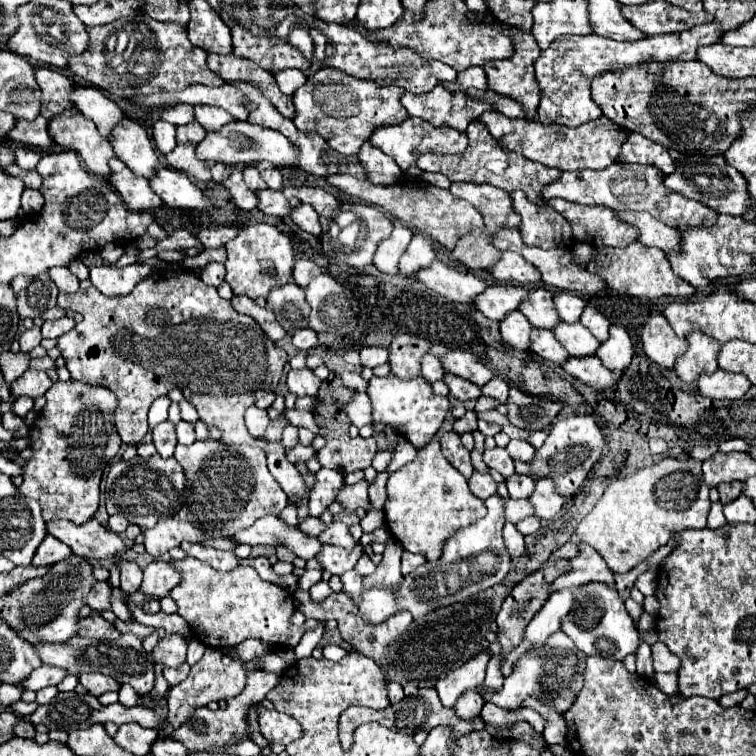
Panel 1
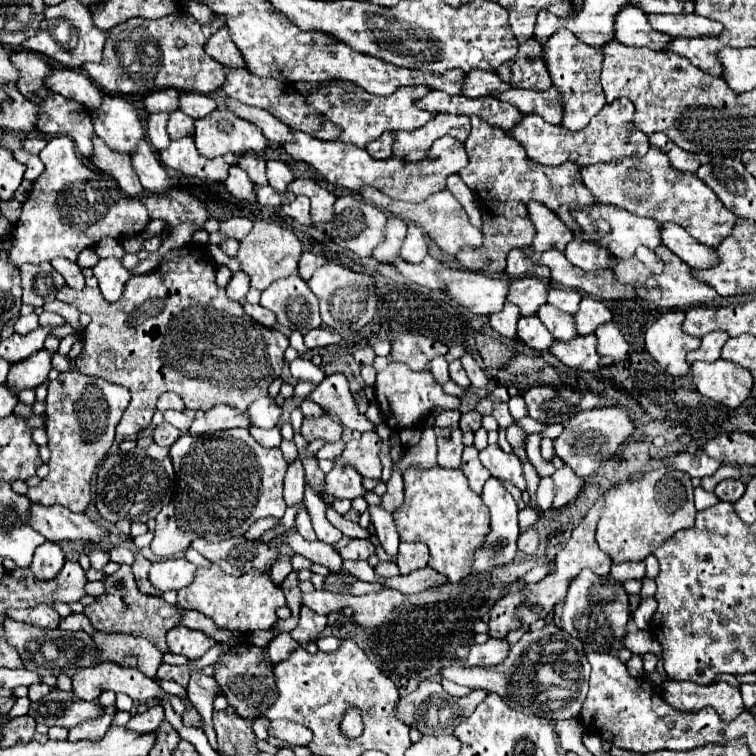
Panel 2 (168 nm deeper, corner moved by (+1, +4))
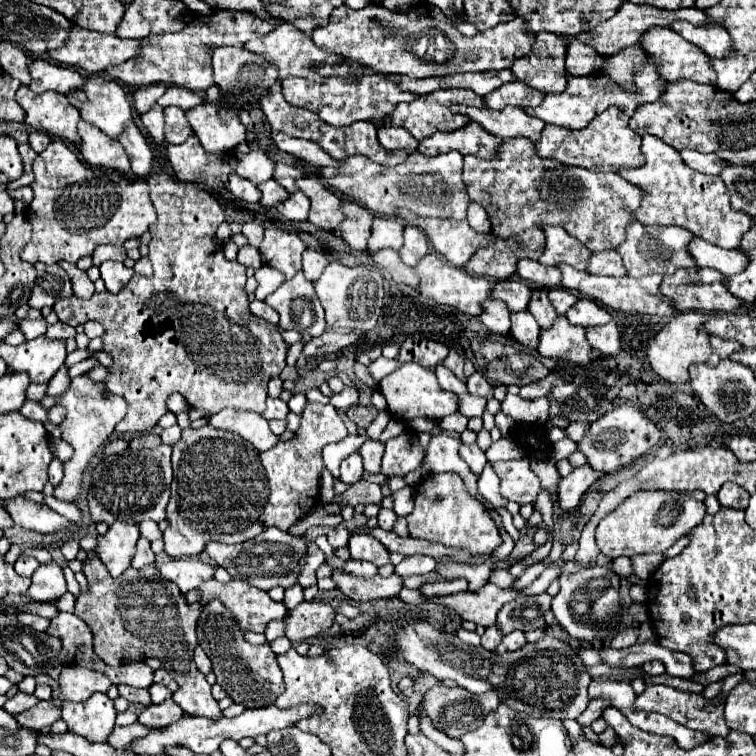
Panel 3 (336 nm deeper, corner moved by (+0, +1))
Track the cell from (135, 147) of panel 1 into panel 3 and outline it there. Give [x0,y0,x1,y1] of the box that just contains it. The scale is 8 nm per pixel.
[67,77,133,139]

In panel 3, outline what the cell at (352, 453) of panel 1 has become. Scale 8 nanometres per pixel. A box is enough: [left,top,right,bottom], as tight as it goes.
[359,441,385,473]

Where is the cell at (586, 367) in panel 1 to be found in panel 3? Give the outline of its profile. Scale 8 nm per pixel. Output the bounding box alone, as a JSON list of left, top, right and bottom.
[537,315,591,365]

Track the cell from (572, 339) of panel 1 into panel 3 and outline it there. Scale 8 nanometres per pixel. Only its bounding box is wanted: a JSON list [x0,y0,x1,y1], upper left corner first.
[527,289,557,327]

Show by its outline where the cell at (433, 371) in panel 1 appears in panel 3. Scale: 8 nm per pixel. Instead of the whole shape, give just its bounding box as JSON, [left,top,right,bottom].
[437,365,467,395]

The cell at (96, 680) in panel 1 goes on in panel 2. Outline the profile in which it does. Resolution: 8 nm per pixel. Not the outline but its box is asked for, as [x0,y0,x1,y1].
[72,662,186,716]

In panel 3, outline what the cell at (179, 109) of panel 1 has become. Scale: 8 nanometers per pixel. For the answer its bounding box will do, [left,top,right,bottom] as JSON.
[133,85,165,113]

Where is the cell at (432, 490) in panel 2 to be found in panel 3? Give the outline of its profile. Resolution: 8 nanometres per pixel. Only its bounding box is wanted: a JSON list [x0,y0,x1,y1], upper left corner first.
[407,473,503,555]

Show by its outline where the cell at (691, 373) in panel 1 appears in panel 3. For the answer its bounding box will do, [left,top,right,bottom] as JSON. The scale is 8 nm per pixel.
[707,335,741,367]

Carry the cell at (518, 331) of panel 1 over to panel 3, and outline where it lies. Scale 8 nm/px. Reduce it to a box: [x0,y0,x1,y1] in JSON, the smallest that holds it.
[477,299,511,335]

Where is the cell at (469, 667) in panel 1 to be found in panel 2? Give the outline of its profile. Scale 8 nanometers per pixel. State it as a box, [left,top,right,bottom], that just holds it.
[462,638,510,668]

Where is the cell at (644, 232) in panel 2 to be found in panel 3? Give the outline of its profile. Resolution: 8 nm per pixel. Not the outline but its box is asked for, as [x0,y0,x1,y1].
[617,221,699,281]

